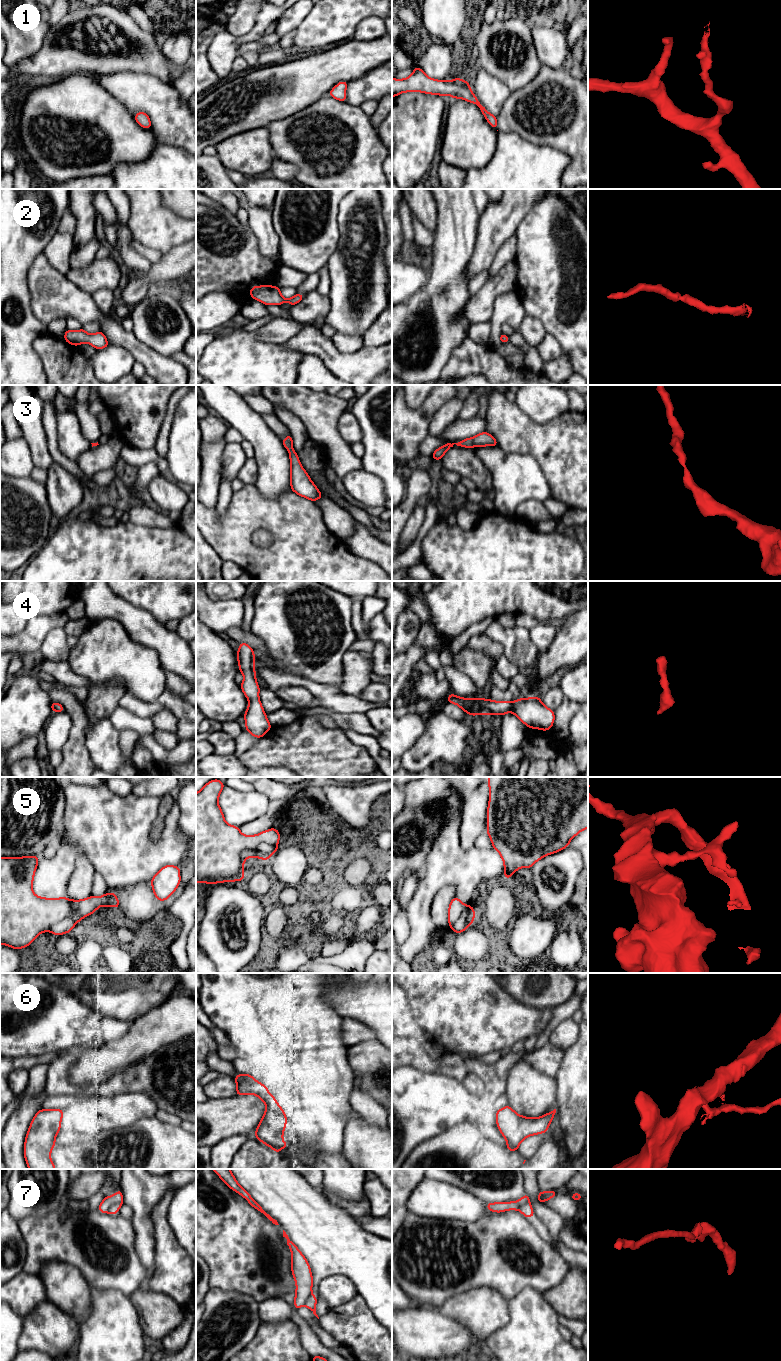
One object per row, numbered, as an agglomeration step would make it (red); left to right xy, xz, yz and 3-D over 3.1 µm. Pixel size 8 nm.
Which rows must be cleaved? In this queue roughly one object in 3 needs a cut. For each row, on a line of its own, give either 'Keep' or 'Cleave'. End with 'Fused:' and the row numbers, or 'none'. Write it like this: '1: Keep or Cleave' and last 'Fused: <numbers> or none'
1: Keep
2: Keep
3: Keep
4: Keep
5: Cleave
6: Cleave
7: Keep
Fused: 5, 6

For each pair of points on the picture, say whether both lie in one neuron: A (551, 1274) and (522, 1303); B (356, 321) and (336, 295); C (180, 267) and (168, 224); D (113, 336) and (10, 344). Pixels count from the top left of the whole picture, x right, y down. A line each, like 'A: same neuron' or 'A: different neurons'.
A: different neurons
B: same neuron
C: different neurons
D: different neurons

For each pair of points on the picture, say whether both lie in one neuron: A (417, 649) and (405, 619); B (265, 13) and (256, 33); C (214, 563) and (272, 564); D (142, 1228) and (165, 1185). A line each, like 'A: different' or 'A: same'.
A: different
B: same
C: different
D: same

